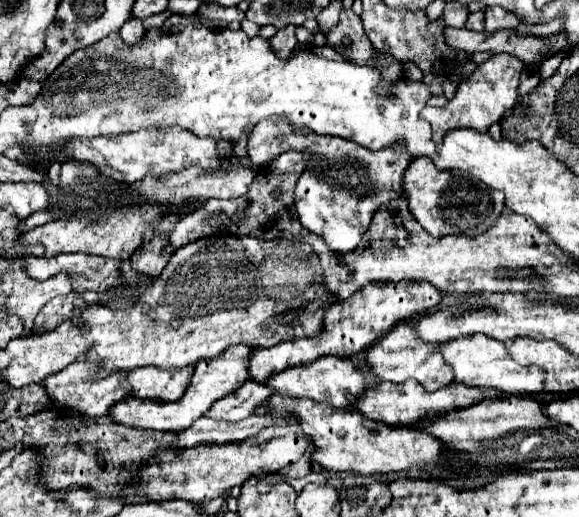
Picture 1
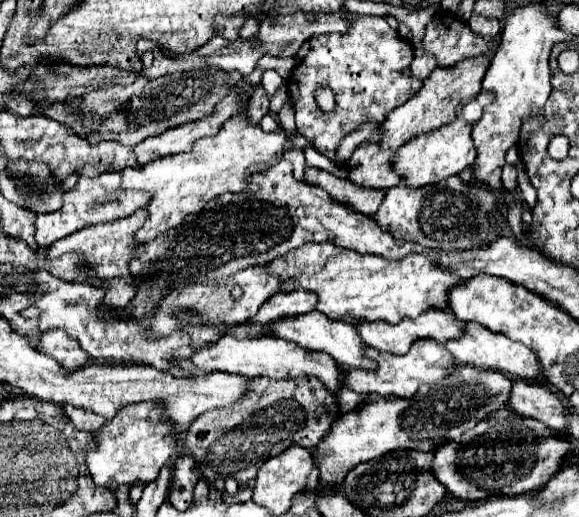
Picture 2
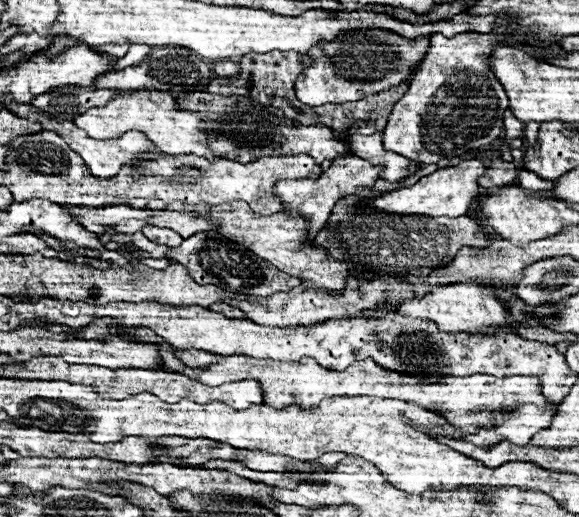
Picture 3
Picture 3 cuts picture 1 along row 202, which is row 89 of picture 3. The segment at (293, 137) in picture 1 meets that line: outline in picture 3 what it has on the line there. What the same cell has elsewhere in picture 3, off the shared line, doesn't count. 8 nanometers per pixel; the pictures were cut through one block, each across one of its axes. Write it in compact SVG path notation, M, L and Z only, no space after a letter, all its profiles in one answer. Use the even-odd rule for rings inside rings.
M348 32L332 44L318 44L308 56L316 62L306 68L296 80L296 96L306 106L324 106L324 104L342 104L356 102L362 96L372 96L376 92L398 86L410 74L410 66L424 58L428 48L428 38L424 40L404 40L394 32Z

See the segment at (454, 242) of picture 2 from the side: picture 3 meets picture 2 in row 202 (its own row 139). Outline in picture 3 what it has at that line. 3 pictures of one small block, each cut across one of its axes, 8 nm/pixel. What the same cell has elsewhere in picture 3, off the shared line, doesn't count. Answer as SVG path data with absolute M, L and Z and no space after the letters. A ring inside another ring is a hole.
M498 30L488 32L488 36L480 36L480 32L464 32L452 38L434 34L408 92L388 116L382 134L384 148L410 160L416 160L424 152L440 158L456 158L494 142L504 128L508 98L502 84L490 74L486 60L492 48L510 36L516 34L502 34Z

